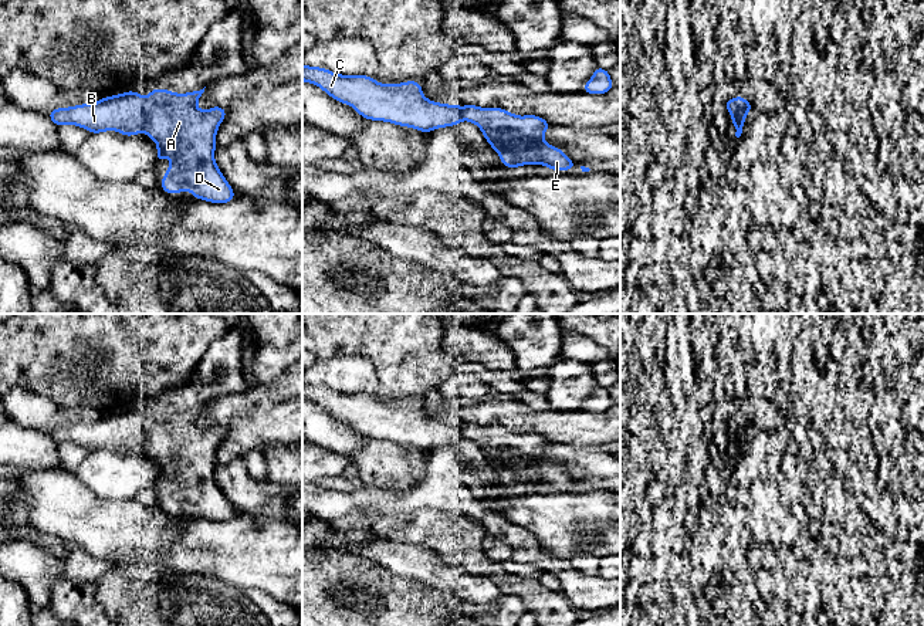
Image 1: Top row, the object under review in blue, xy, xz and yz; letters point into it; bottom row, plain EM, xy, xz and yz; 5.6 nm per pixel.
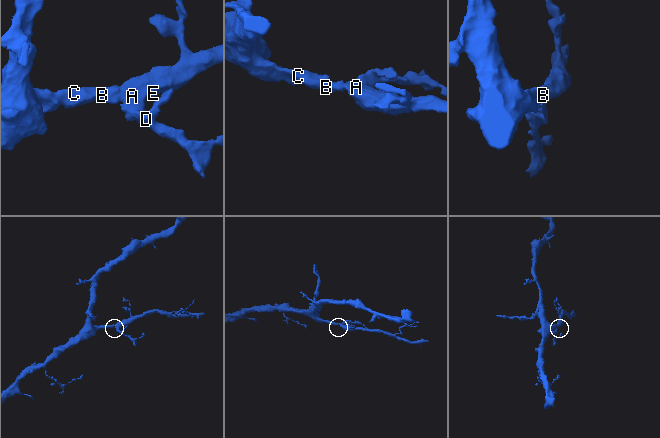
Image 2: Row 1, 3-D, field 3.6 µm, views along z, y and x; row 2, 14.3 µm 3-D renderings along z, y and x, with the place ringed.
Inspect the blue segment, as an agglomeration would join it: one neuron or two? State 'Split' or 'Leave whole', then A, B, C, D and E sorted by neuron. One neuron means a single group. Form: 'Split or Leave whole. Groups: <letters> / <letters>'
Leave whole. Groups: A B C D E

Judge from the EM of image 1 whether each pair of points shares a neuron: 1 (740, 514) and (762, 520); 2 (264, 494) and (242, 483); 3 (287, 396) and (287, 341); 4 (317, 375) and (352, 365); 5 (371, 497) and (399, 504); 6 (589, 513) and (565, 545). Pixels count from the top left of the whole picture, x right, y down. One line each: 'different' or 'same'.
1: different
2: same
3: different
4: same
5: same
6: same

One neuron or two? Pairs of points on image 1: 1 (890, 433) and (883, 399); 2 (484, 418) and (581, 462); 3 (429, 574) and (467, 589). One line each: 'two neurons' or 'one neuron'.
1: one neuron
2: two neurons
3: one neuron

